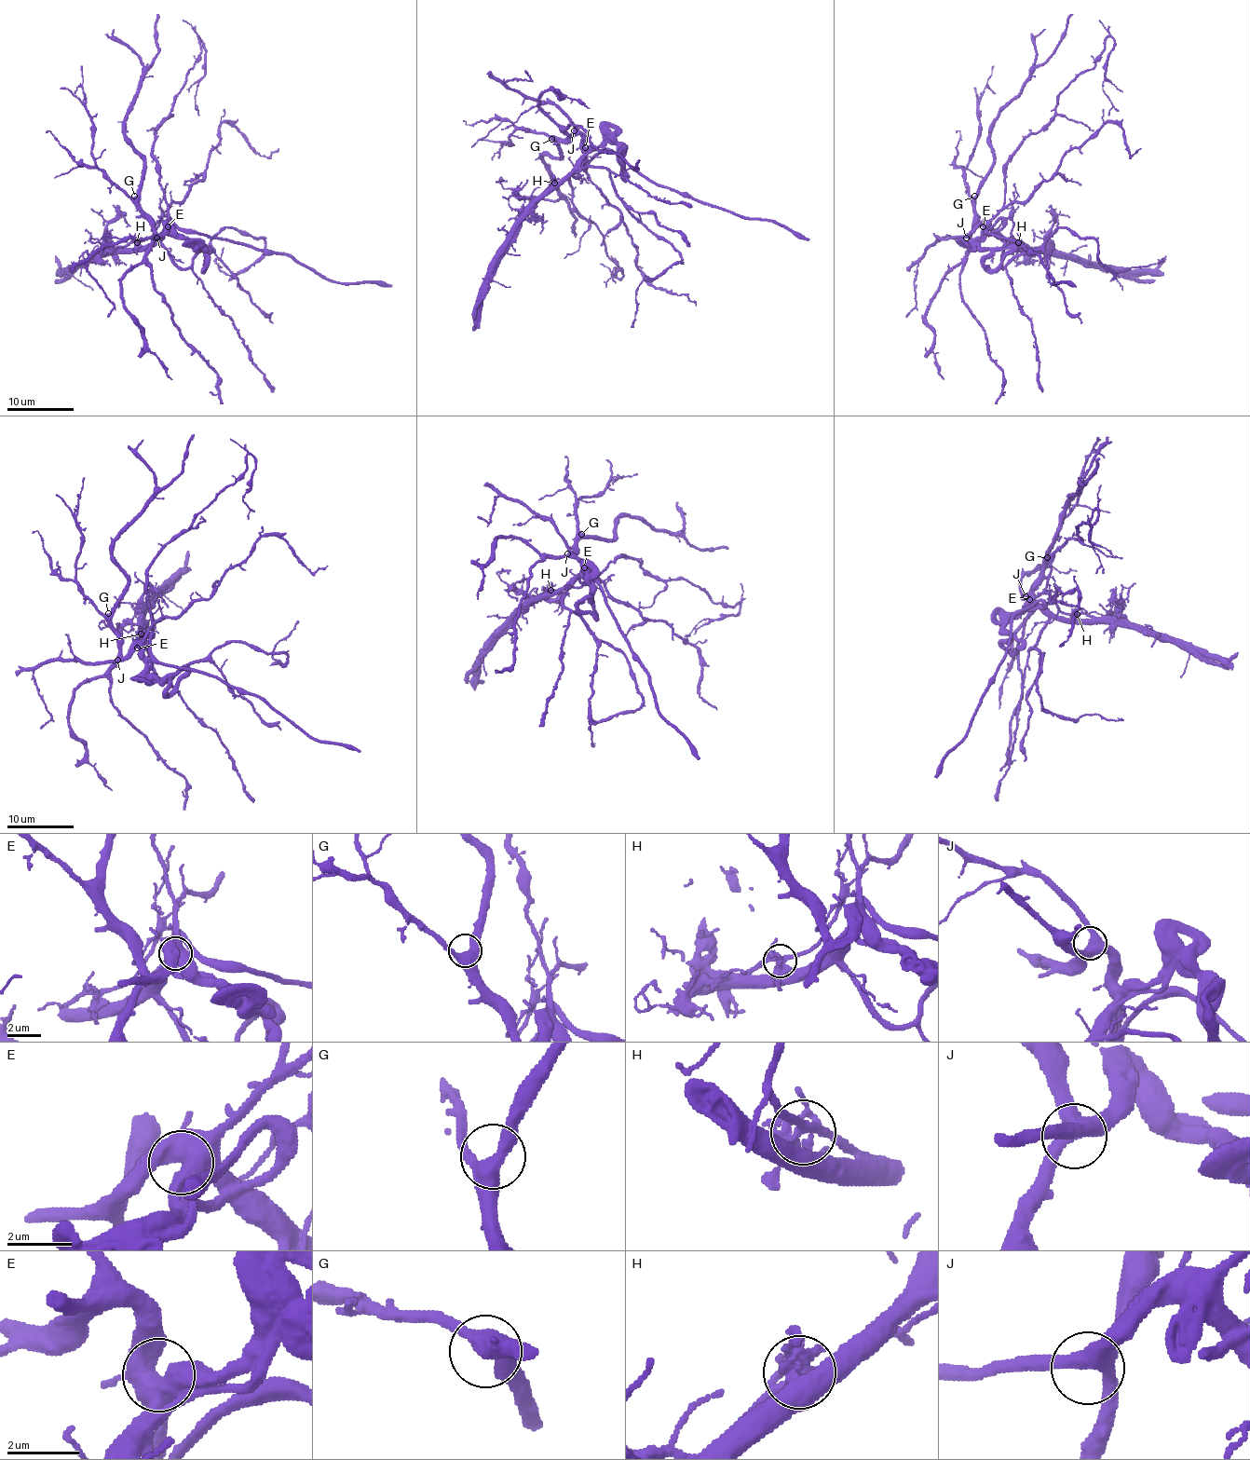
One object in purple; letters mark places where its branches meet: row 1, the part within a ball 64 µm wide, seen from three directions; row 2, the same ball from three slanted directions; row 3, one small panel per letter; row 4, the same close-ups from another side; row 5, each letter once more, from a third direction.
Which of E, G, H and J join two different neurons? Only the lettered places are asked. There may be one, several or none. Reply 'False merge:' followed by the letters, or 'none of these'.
False merge: H

